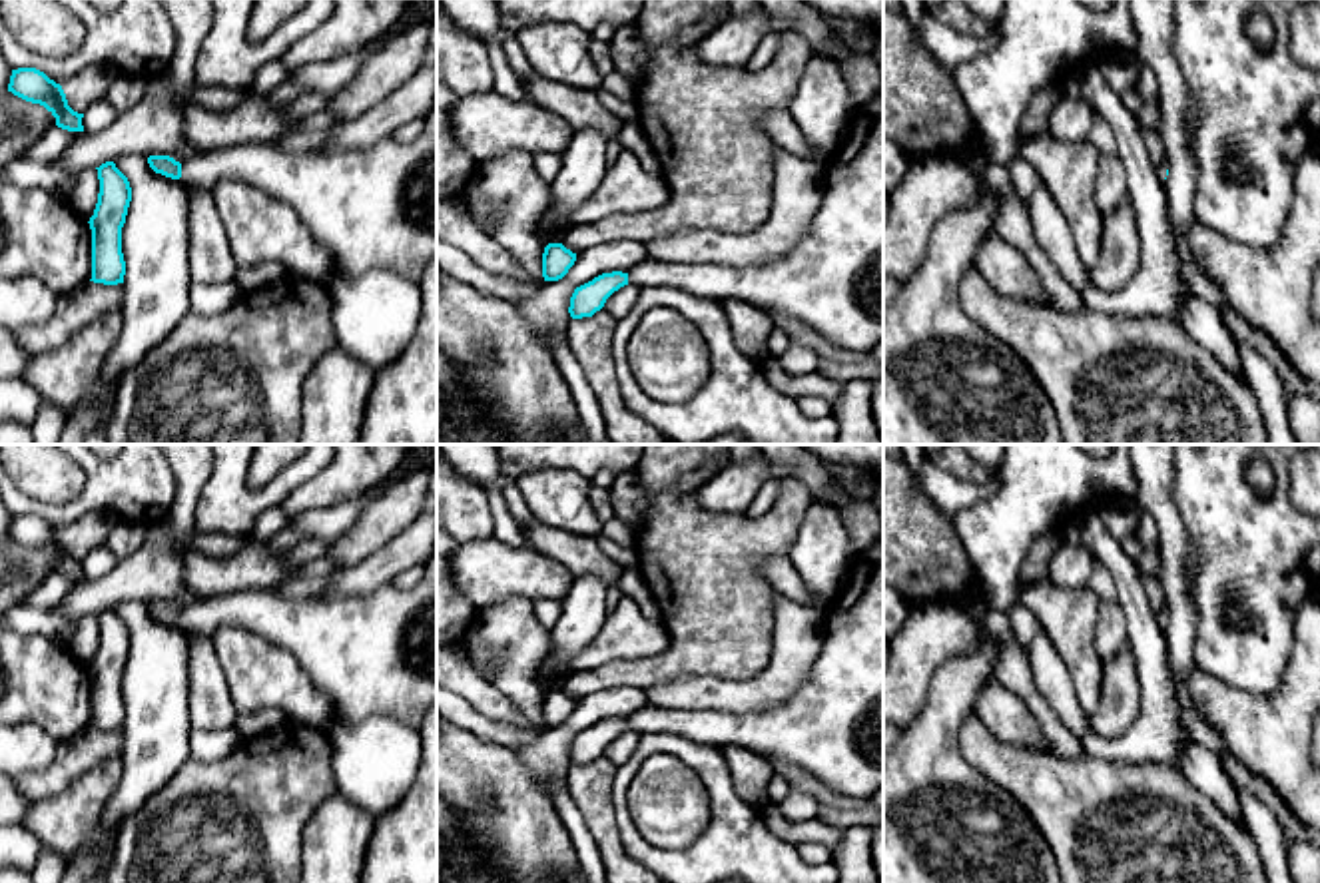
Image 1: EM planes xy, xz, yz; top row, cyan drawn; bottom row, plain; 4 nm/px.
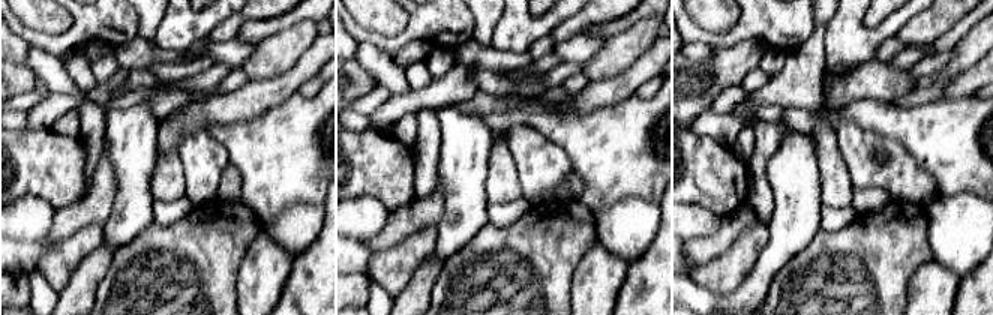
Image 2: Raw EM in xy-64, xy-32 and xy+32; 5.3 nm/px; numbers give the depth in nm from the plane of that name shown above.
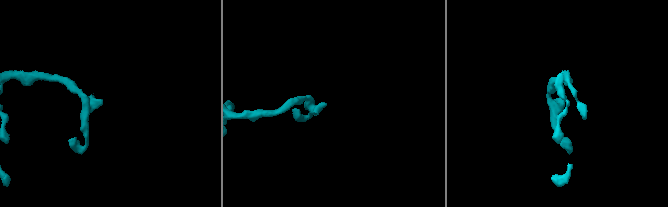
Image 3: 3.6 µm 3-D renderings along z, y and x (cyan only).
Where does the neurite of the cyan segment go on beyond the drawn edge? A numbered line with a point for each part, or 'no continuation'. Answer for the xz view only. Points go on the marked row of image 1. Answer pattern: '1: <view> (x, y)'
1: xz (832, 280)

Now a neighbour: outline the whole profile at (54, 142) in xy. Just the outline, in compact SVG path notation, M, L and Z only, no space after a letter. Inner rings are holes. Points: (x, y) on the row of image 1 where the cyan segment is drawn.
M50 126L42 140L26 149L22 157L30 161L54 163L80 136L82 132L68 132L58 126Z

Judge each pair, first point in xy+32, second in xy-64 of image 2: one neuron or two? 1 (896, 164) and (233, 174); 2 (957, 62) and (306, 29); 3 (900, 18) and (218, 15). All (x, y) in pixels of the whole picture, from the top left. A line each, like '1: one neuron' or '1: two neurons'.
1: two neurons
2: one neuron
3: one neuron

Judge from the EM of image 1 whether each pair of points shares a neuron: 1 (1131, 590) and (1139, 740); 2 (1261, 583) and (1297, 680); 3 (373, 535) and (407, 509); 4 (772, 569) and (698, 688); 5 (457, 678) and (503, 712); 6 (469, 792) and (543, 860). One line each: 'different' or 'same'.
1: same
2: different
3: same
4: different
5: same
6: same

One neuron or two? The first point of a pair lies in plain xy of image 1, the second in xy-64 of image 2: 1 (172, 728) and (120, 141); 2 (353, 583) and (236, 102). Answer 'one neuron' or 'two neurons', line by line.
1: one neuron
2: one neuron

